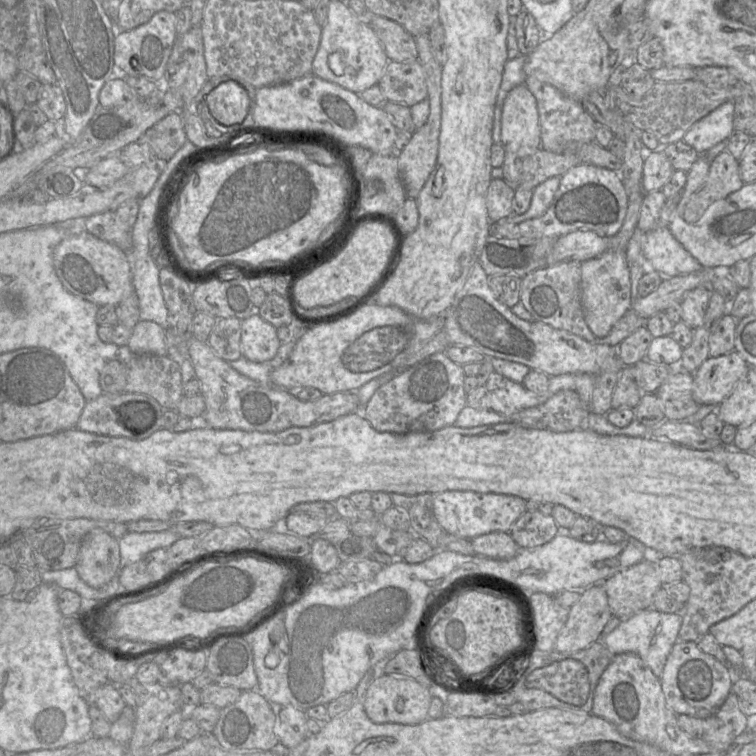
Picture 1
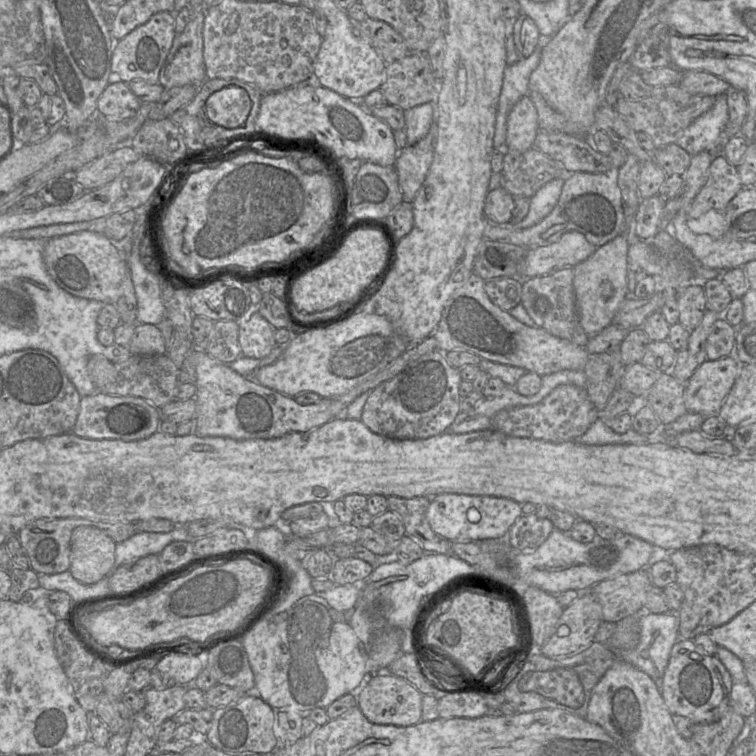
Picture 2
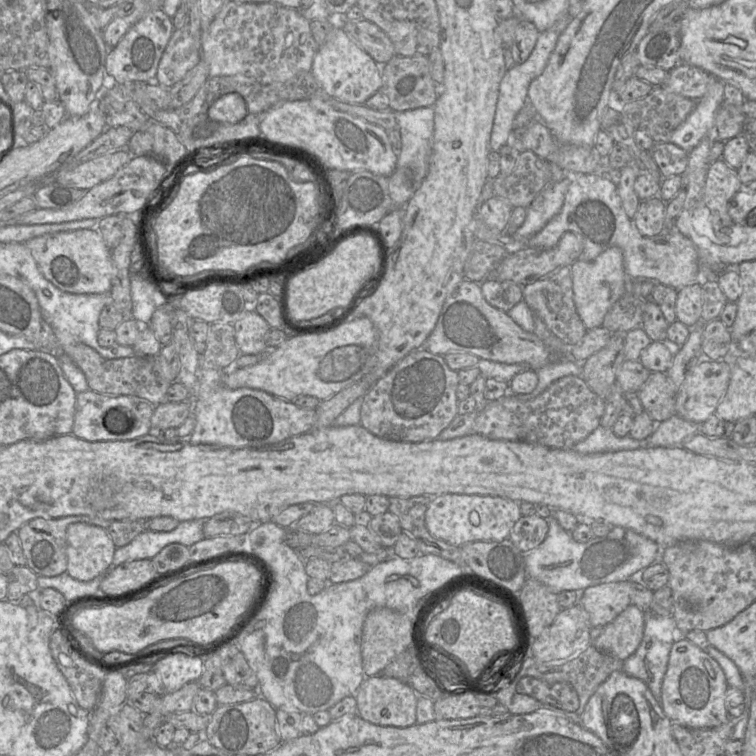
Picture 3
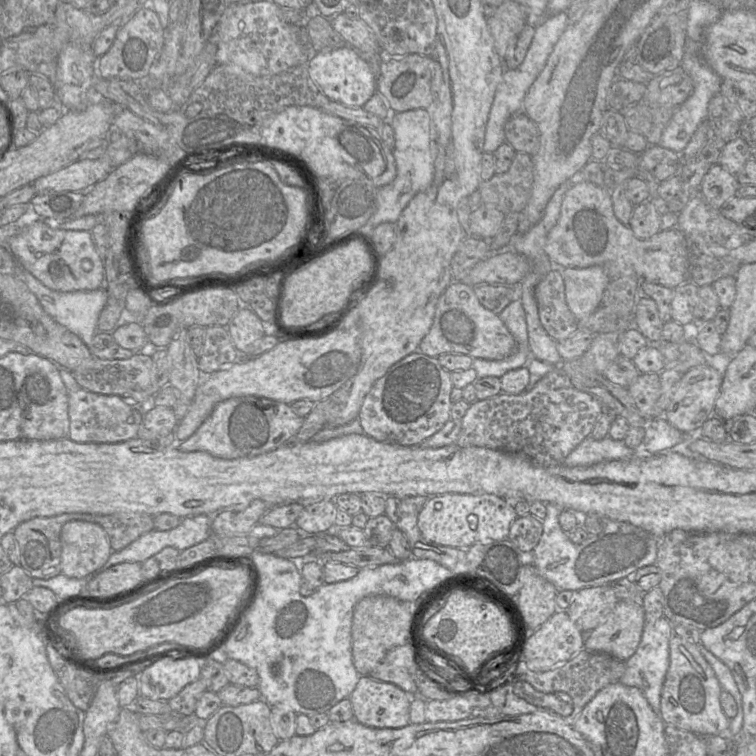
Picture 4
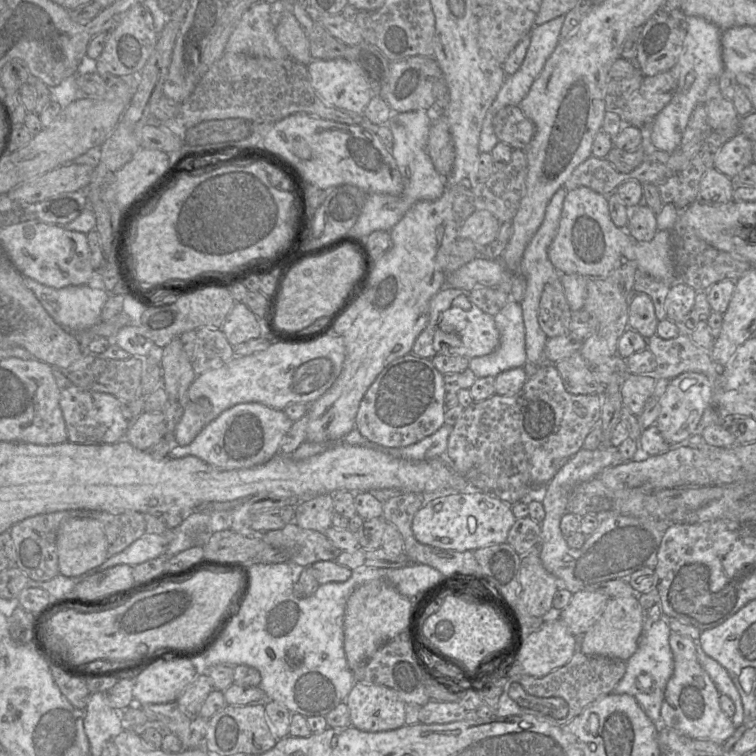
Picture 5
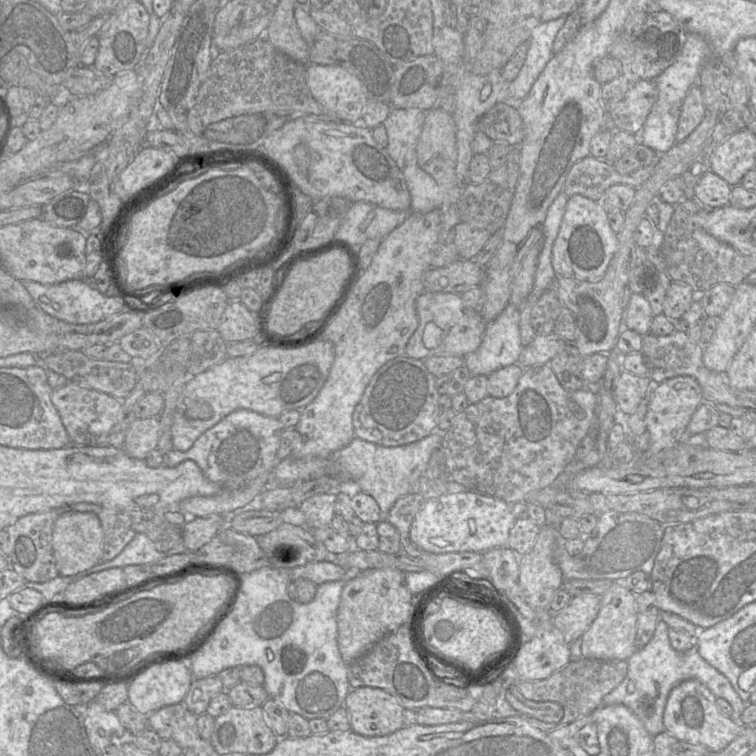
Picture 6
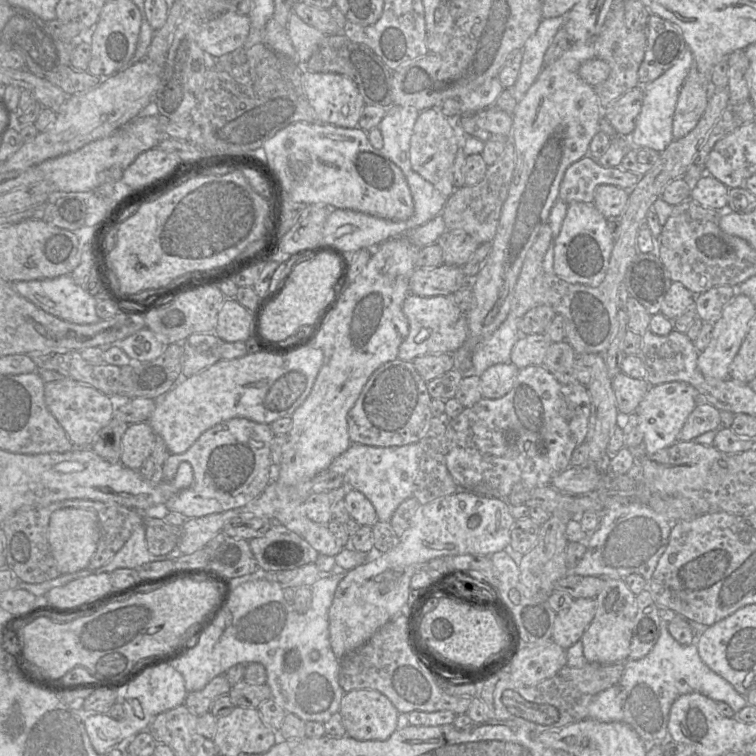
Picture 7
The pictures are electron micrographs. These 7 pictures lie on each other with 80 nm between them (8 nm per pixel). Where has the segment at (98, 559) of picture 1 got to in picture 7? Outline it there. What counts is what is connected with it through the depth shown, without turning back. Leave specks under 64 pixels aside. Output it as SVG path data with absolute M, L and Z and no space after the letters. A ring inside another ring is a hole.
M64 508L53 512L48 526L48 541L52 556L62 574L87 569L100 539L99 518L94 510Z

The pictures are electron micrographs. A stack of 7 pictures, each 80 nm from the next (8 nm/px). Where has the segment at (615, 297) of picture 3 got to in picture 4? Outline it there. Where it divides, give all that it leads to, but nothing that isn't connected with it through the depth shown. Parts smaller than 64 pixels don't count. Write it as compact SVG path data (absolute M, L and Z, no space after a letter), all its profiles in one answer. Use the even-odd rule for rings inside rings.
M604 267L560 268L567 305L578 321L586 320L600 305L610 278Z

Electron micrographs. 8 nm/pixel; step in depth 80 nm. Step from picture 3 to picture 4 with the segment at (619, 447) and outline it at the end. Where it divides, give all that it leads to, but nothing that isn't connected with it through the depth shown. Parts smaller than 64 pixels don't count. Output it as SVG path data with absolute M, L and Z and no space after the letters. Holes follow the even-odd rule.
M609 436L602 440L585 438L565 458L563 464L568 467L591 466L606 461L631 459L633 449L628 448L623 440L613 440Z

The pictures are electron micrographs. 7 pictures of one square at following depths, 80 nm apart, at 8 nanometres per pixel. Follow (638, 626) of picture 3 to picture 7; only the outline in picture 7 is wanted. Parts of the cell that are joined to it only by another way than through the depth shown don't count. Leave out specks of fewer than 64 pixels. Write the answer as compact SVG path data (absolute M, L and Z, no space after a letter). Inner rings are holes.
M606 578L602 590L595 599L595 616L580 639L583 655L589 663L624 663L630 652L630 641L636 616L636 595L629 590L623 579Z

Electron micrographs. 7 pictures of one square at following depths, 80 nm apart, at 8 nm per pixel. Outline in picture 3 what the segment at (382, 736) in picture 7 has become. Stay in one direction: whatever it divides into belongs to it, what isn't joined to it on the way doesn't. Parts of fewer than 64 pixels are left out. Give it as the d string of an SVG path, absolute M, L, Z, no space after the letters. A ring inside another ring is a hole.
M383 675L365 677L355 694L355 698L357 714L374 725L406 728L417 723L418 694L406 682Z

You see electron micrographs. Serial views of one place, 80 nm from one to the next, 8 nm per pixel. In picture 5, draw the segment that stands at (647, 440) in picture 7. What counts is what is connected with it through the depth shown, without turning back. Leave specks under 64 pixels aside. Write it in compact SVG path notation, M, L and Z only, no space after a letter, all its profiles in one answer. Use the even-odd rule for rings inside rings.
M684 372L671 379L660 399L660 413L655 422L667 444L678 446L698 431L704 410L712 405L712 387L709 379L701 373Z

